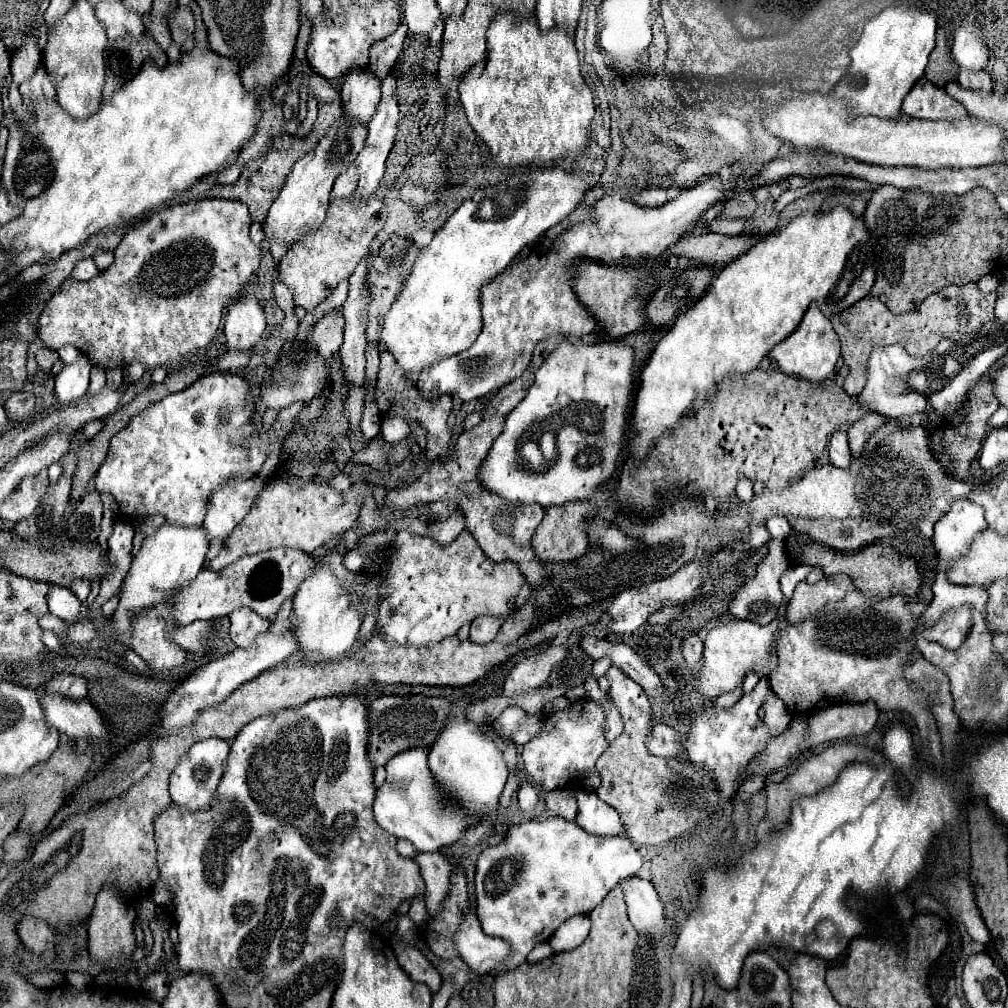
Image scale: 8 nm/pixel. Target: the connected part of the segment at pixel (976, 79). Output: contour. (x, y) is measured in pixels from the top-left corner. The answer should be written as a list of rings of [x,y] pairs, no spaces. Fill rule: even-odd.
[[[981,70],[981,72],[959,72],[959,78],[957,82],[963,86],[963,88],[971,88],[971,90],[983,90],[983,92],[991,92],[993,88],[993,78],[987,70]]]

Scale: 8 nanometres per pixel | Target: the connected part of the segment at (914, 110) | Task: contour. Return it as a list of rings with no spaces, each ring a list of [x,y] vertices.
[[[921,78],[905,96],[901,112],[919,120],[957,120],[967,116],[965,108],[957,100],[947,96],[945,90],[935,88],[925,78]]]

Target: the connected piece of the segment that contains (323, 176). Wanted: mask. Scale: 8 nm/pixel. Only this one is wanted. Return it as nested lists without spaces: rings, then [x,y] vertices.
[[[341,116],[331,124],[327,134],[319,140],[315,150],[311,150],[307,156],[295,162],[291,174],[287,176],[287,182],[283,186],[283,192],[273,202],[267,222],[263,226],[265,240],[281,240],[287,244],[297,242],[303,234],[317,230],[321,222],[325,220],[325,212],[329,206],[329,192],[333,188],[335,178],[345,172],[345,168],[355,160],[355,156],[361,152],[363,142],[367,136],[365,124],[351,124],[347,116]]]

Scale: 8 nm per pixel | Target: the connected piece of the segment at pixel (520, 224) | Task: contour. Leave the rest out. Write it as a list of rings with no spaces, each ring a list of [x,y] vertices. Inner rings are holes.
[[[559,166],[523,168],[513,176],[509,176],[507,182],[489,186],[485,190],[479,190],[475,196],[467,198],[445,222],[445,226],[435,232],[431,244],[421,248],[411,274],[407,276],[389,314],[385,316],[381,342],[387,344],[387,350],[397,358],[405,374],[415,376],[429,364],[467,350],[481,332],[479,288],[497,274],[501,274],[523,246],[535,242],[549,228],[557,226],[575,208],[579,208],[595,186],[597,184],[591,184],[587,174],[577,174],[573,170],[565,170]]]

